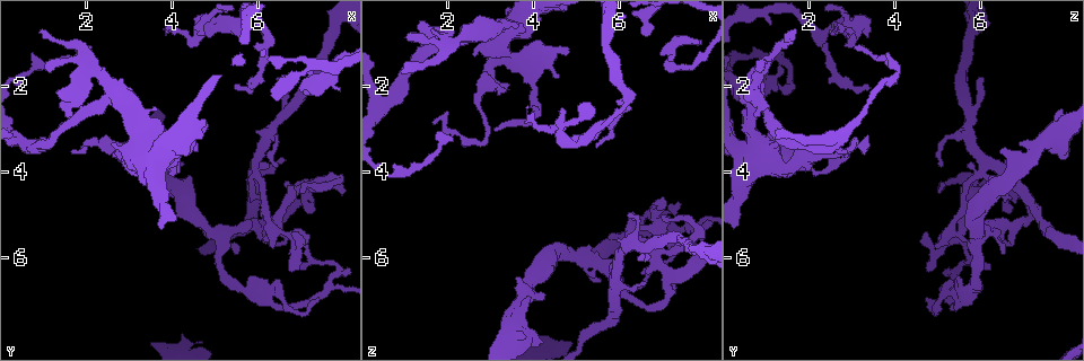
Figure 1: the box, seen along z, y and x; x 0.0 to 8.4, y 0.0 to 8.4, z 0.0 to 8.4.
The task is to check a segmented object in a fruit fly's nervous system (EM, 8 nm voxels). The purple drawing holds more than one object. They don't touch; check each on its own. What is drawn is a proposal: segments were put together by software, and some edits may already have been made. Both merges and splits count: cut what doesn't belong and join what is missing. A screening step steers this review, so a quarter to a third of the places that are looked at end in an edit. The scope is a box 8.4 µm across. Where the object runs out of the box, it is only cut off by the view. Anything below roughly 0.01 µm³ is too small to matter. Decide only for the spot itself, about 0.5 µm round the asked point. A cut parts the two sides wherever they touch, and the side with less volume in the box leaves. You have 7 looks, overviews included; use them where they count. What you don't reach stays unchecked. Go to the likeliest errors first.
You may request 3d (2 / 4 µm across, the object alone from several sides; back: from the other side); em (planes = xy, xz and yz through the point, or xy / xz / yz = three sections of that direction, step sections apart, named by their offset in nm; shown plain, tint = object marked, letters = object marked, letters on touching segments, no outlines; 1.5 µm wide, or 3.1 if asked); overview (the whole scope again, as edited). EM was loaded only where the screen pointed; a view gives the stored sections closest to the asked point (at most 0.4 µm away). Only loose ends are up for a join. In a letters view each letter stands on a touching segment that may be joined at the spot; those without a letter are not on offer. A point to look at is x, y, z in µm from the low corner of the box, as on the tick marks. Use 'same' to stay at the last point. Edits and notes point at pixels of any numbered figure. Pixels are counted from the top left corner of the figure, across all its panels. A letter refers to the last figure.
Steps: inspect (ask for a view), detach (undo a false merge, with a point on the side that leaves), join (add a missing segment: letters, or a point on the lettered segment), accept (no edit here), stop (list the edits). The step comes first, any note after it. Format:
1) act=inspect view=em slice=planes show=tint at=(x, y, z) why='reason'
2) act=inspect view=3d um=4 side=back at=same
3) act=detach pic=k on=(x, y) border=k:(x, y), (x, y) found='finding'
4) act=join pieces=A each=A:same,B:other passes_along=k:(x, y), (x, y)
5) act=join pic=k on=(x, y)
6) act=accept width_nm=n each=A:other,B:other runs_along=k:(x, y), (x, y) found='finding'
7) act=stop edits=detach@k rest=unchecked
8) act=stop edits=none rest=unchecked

act=inspect view=em slice=xz step=8 show=tint at=(3.60, 2.50, 0.55) why='stops while still wide'

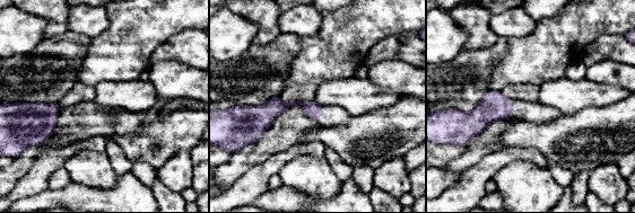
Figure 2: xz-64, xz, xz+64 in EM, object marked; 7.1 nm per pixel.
act=inspect view=em slice=planes show=letters at=same

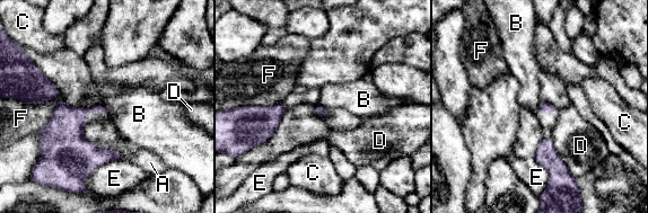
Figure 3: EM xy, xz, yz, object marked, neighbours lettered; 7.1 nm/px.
act=accept longest_contact=D:300nm each=A:other,B:other,C:other,D:other,E:other,F:other found='no lettered segment goes on from it'

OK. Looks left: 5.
act=inspect view=em slice=planes show=letters at=(5.55, 5.85, 6.55)

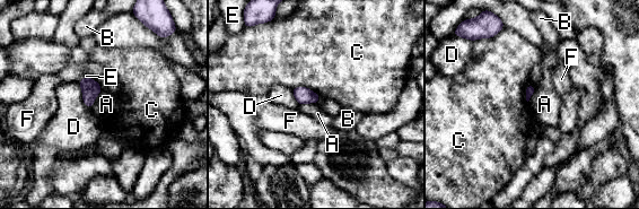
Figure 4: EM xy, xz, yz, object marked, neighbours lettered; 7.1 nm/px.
act=accept each=A:other,B:other,C:other,D:other,E:other,F:other border=4:(103, 89), (89, 107) found='no lettered segment goes on from it'

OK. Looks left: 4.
act=inspect view=em slice=planes show=tint at=(3.95, 0.55, 2.70) why='tapers out'

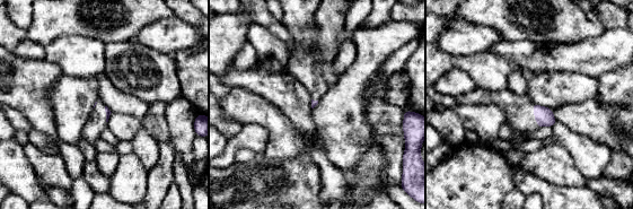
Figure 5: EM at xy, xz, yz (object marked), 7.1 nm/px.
act=inspect view=em slice=planes show=letters at=same why='what lies round it'

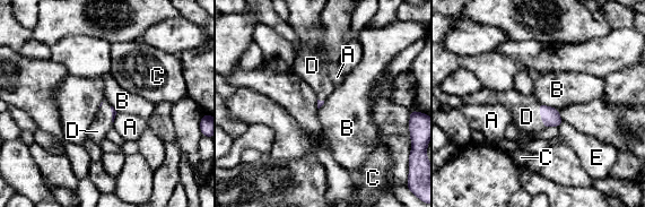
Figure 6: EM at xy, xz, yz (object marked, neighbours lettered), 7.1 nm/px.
act=accept each=A:other,B:other,C:other,D:other,E:other border=6:(539, 103), (557, 109) found='none of them fits'

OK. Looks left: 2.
act=stop edits=none rest=unchecked

